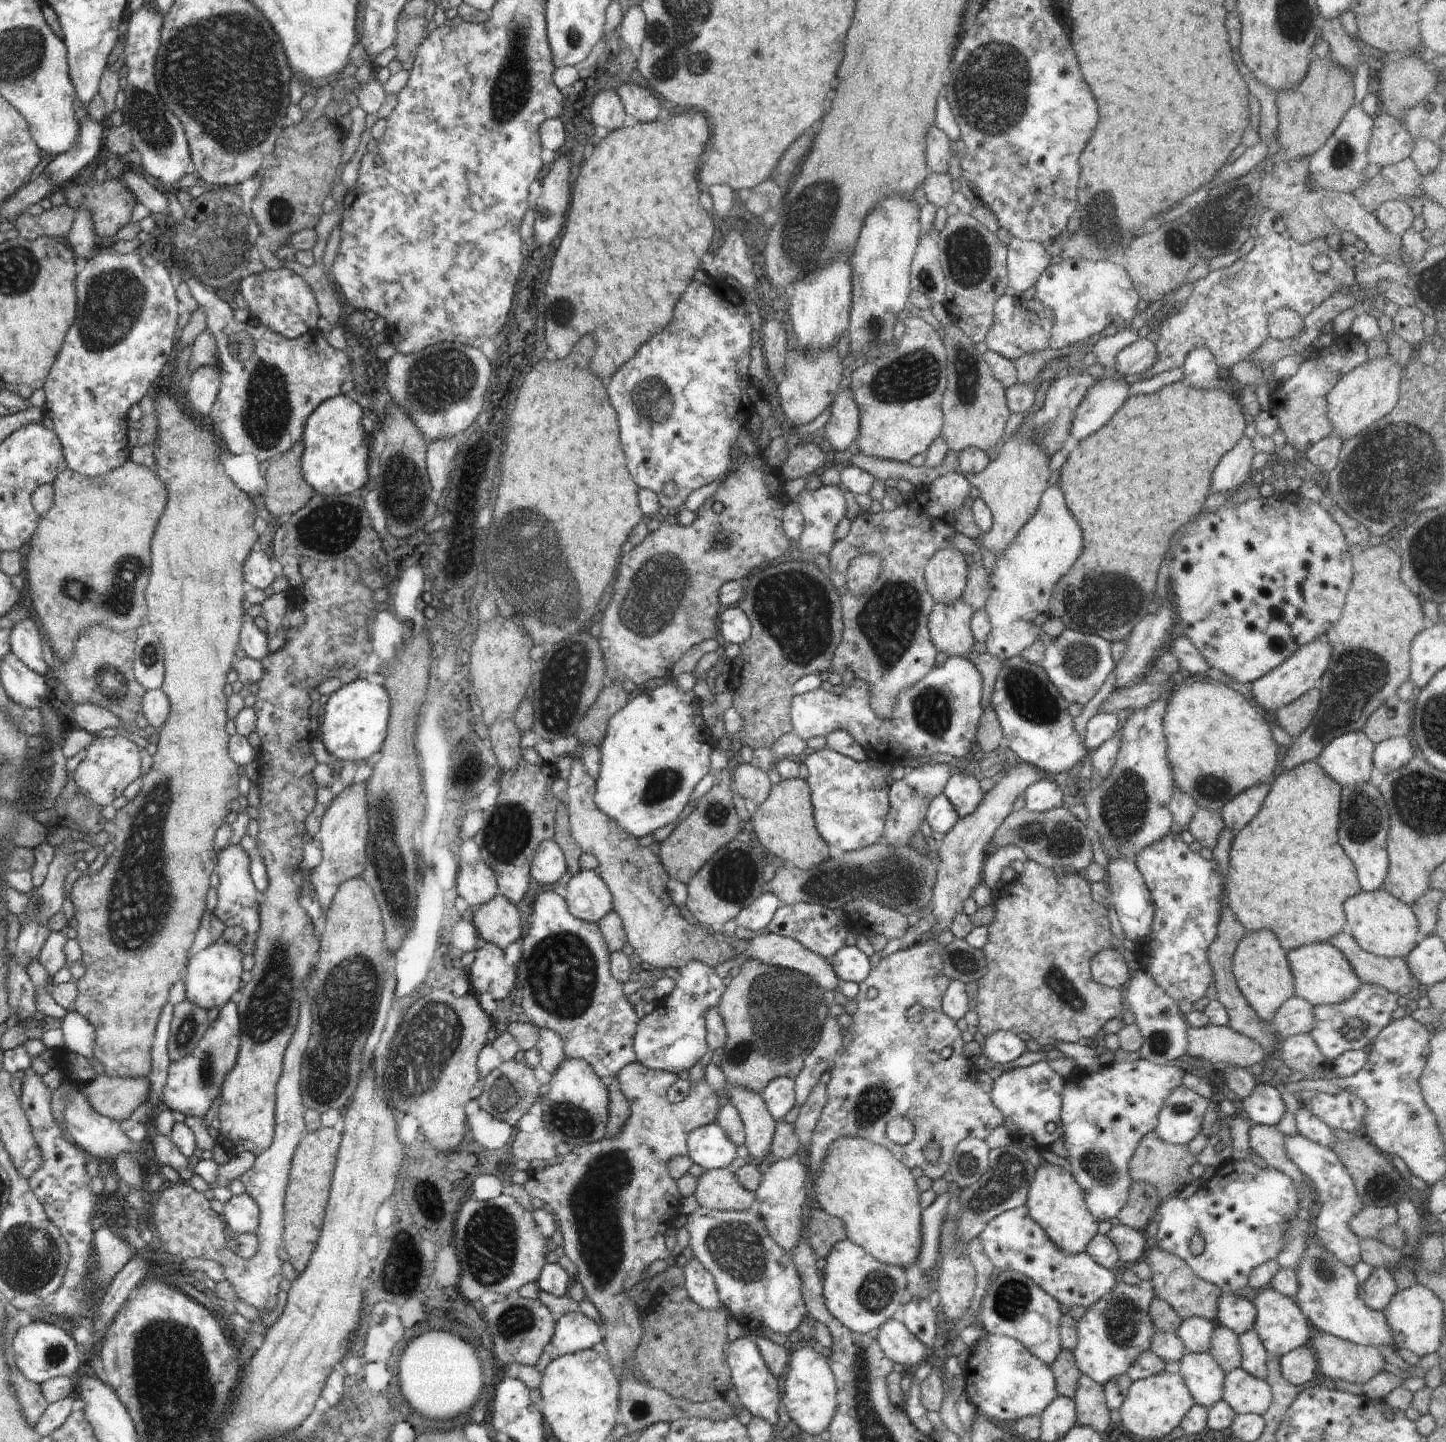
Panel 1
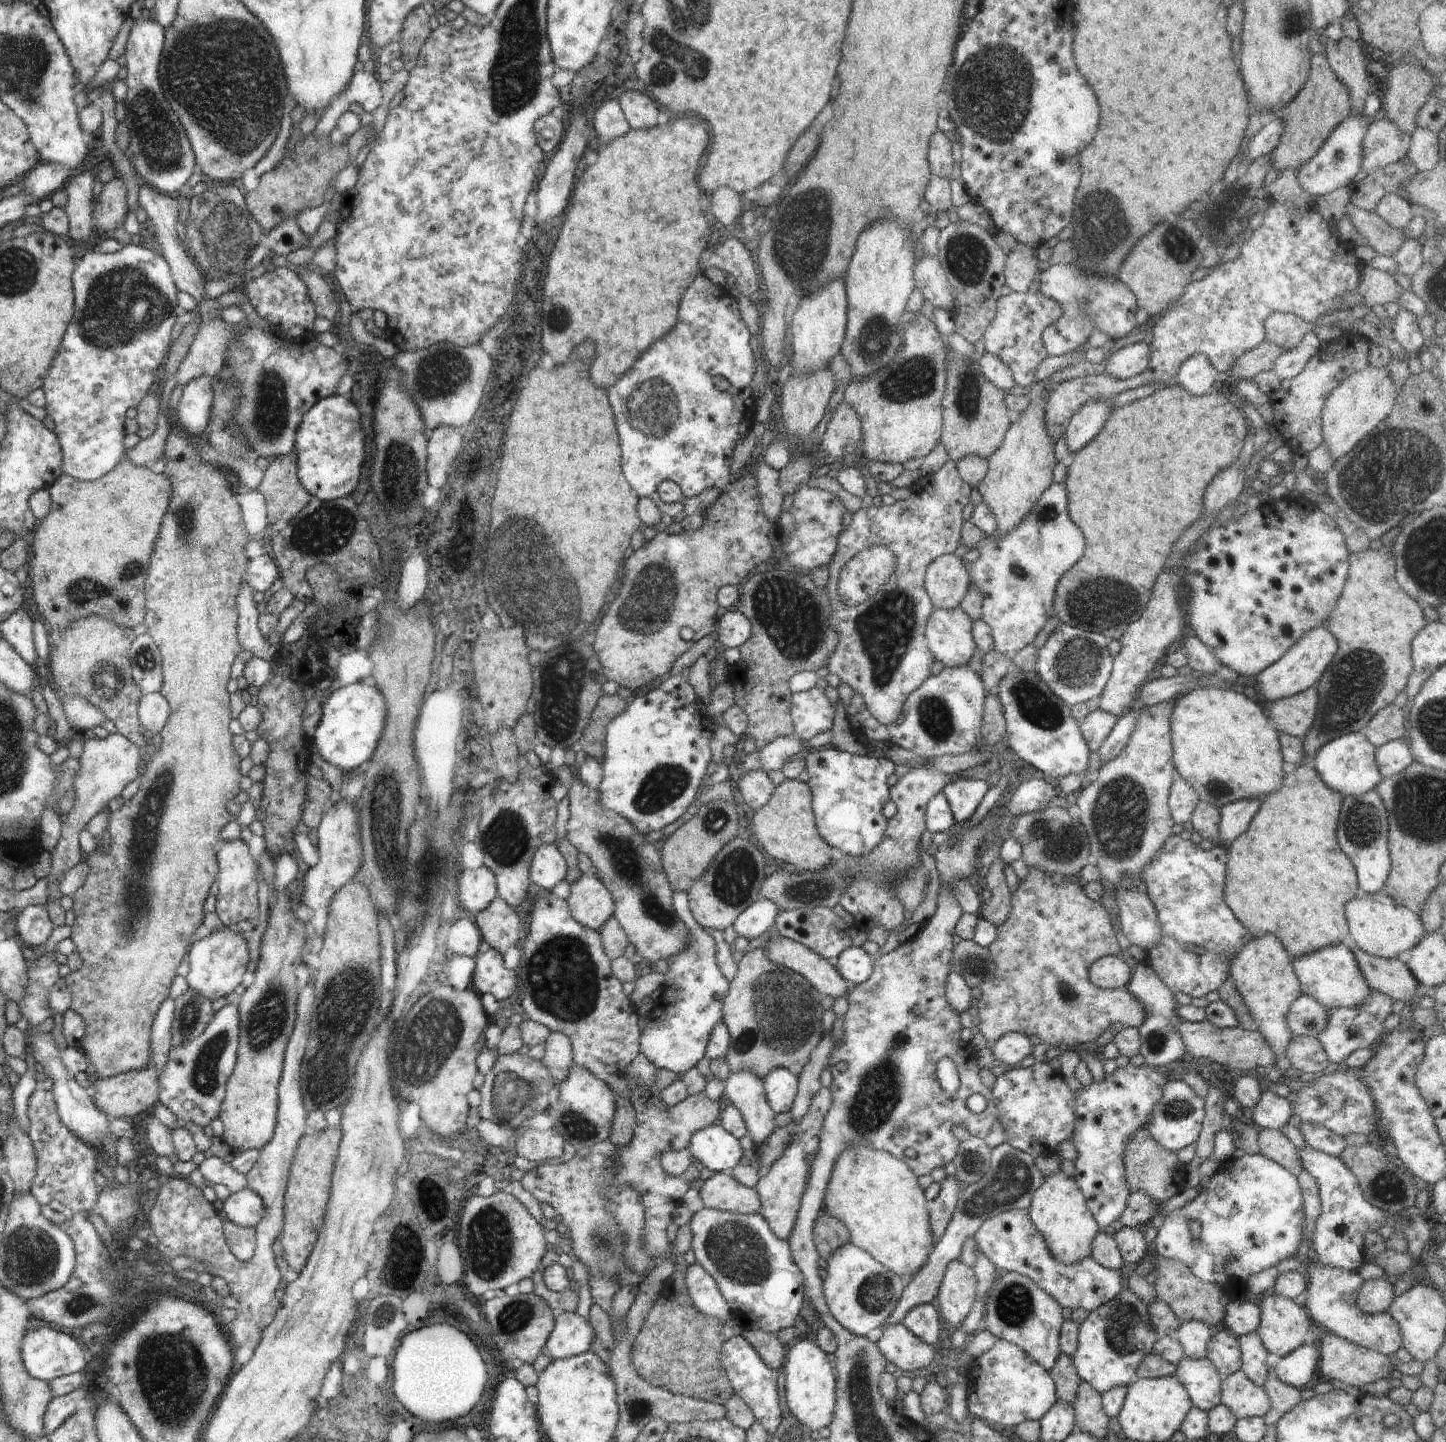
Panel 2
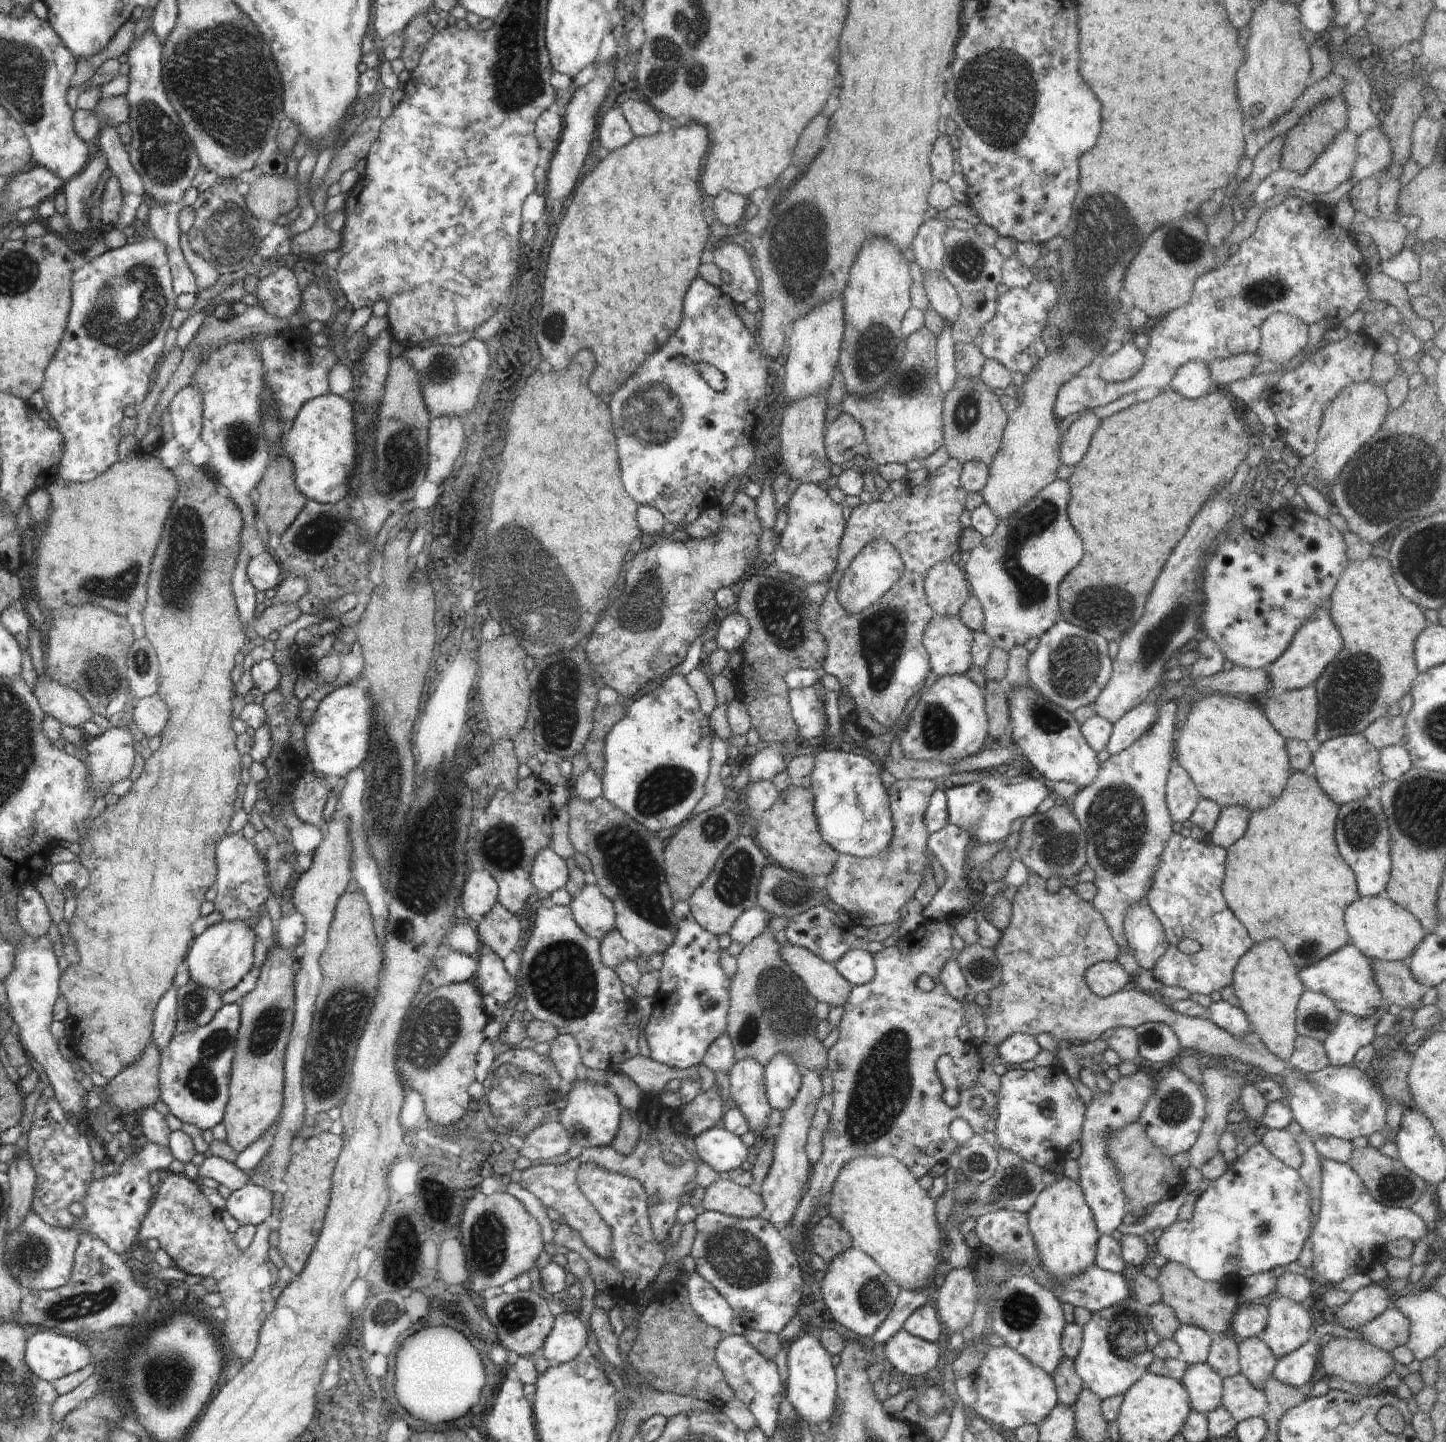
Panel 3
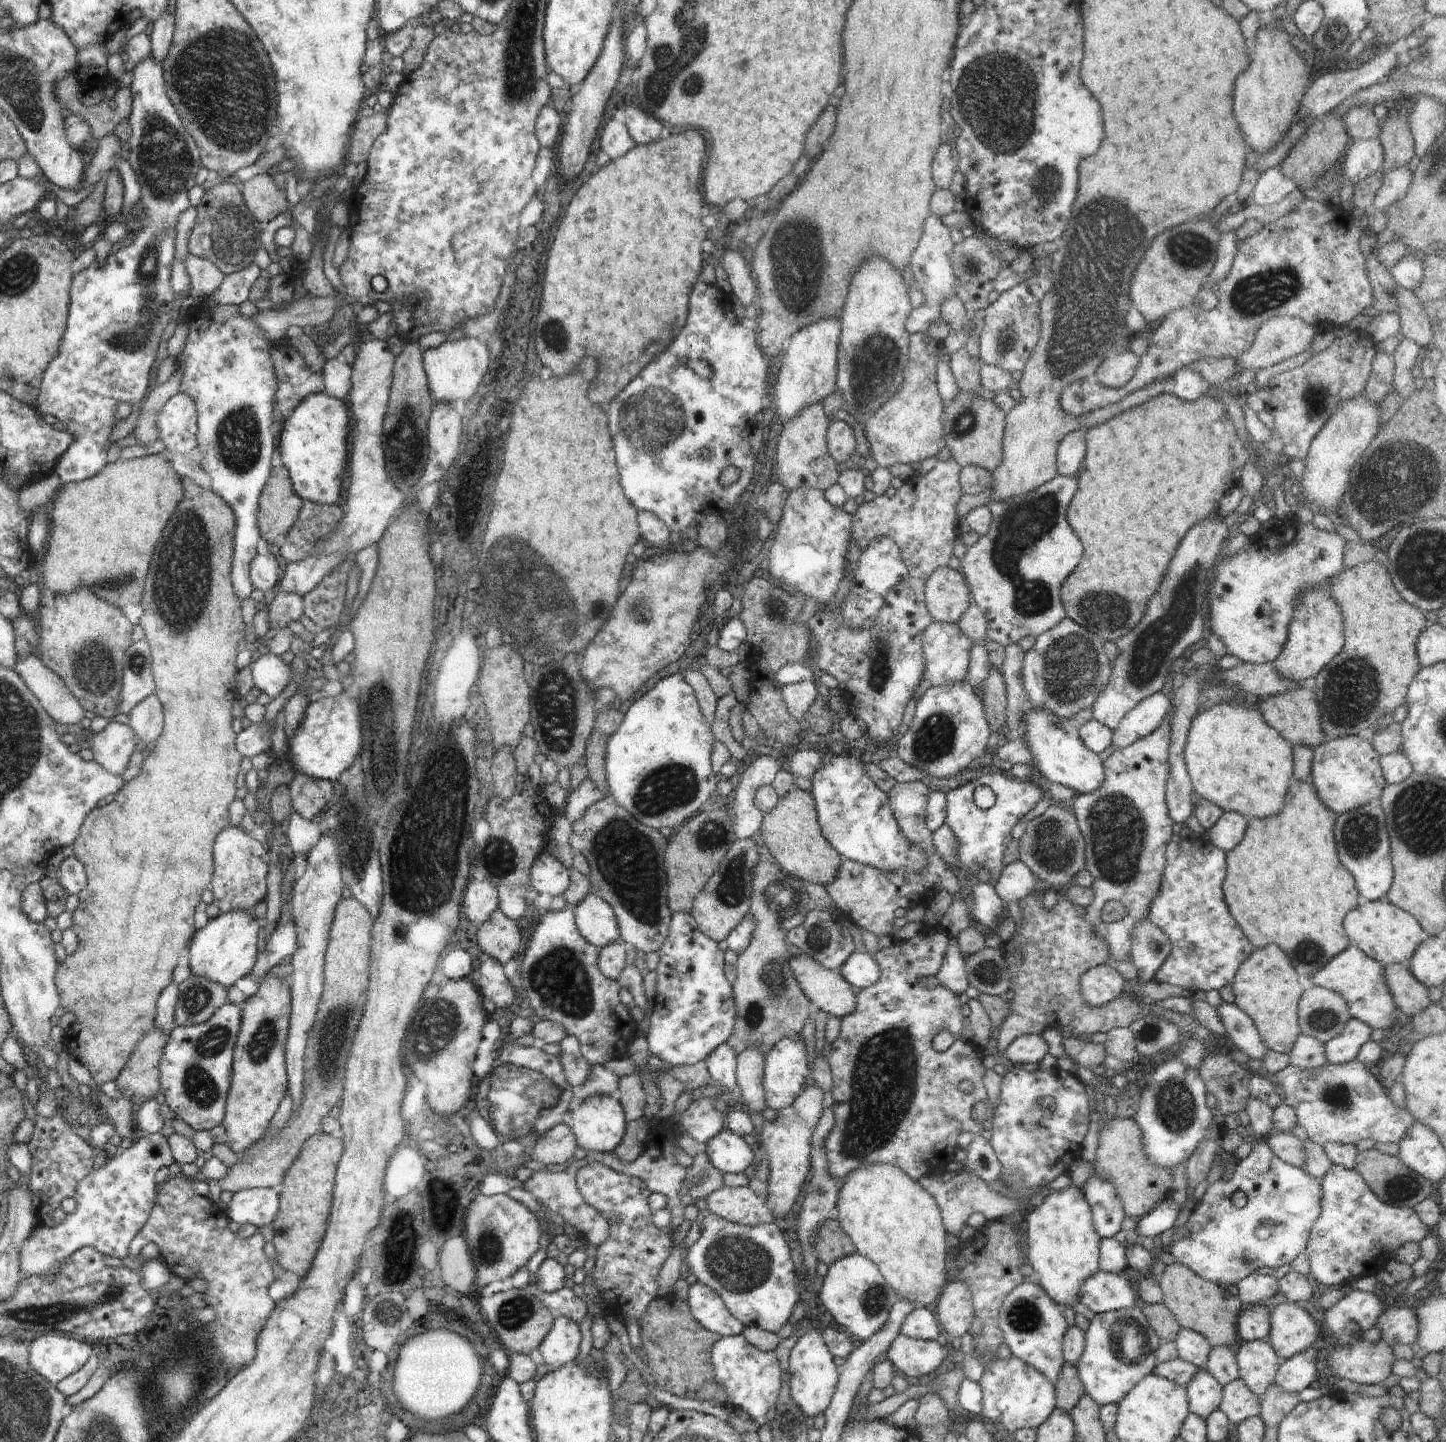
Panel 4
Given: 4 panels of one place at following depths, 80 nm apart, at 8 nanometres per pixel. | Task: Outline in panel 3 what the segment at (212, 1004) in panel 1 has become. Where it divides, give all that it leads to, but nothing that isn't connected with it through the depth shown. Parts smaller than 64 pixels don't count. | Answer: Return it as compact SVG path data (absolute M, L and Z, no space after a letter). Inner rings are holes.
M220 921L199 931L184 958L189 968L189 978L192 982L209 988L219 995L236 988L244 975L255 970L256 957L253 954L255 938L254 930L245 921Z

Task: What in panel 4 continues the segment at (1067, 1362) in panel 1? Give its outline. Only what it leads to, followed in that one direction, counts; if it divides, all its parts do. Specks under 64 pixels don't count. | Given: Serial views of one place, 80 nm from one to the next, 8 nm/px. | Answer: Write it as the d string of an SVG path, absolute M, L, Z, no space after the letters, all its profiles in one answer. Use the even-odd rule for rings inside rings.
M1070 1363L1063 1364L1054 1385L1057 1407L1066 1412L1072 1410L1080 1398L1086 1394L1077 1368Z

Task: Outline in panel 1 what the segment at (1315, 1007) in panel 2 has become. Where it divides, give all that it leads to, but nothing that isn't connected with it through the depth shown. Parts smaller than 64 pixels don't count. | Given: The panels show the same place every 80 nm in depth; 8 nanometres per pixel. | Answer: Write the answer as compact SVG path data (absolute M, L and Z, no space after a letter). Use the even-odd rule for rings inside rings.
M1298 997L1287 998L1273 1016L1273 1030L1283 1040L1297 1034L1309 1033L1315 1027L1313 1006Z

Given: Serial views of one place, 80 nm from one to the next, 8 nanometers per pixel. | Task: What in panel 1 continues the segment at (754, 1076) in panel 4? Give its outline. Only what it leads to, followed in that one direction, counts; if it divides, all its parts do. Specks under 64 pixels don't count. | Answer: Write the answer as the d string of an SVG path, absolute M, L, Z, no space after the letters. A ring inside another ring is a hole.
M728 1086L726 1090L731 1103L738 1109L740 1113L744 1128L745 1128L745 1141L744 1145L748 1148L750 1156L754 1156L752 1161L758 1163L762 1162L765 1158L769 1159L771 1144L775 1133L775 1124L777 1121L772 1118L764 1099L760 1093L748 1090L744 1087Z

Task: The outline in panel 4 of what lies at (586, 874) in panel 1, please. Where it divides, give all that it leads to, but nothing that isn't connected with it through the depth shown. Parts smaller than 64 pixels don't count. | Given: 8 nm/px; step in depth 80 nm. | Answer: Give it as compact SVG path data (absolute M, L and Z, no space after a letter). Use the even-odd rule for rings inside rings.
M588 893L572 907L580 934L599 950L614 941L622 941L613 908L598 895Z

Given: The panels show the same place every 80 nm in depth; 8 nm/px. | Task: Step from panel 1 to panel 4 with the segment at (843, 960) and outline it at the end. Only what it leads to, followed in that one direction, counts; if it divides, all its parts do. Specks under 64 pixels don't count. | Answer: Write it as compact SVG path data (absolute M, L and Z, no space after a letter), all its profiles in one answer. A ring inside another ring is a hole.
M854 951L842 964L839 974L856 990L860 990L878 982L880 969L870 952Z

